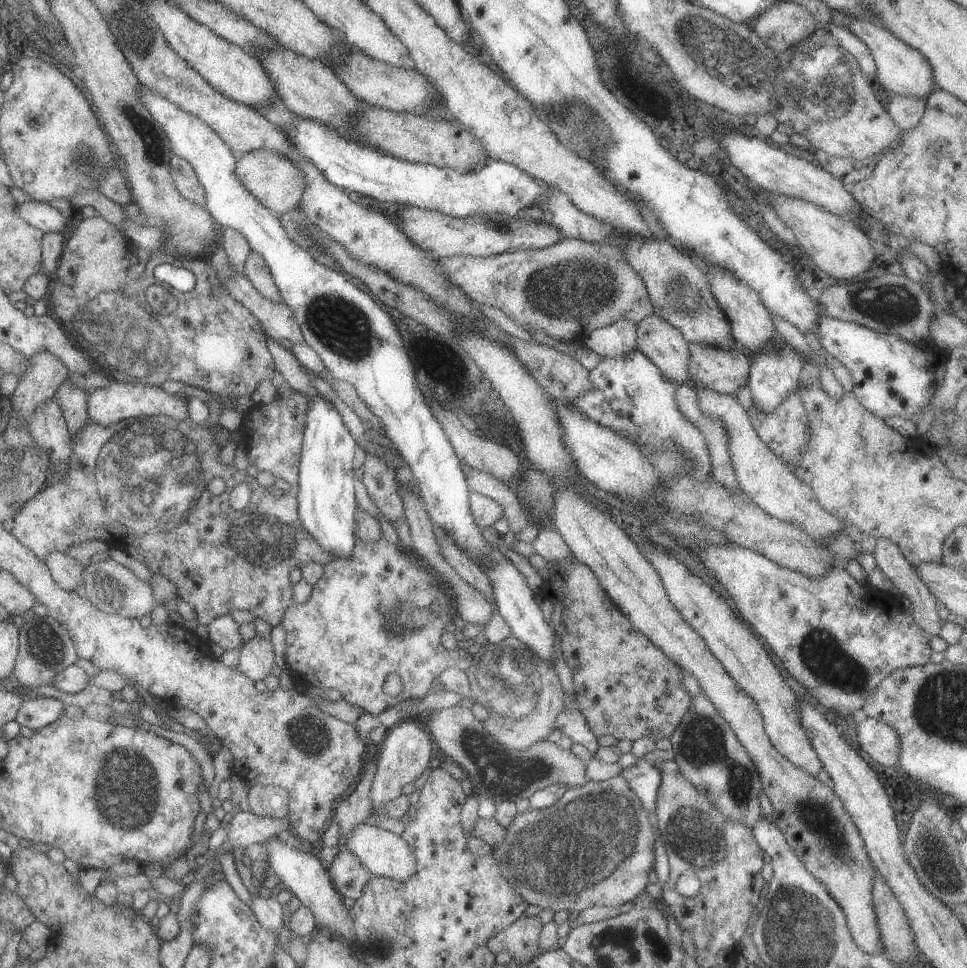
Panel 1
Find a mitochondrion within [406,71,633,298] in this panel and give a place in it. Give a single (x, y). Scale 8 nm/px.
(587, 131)

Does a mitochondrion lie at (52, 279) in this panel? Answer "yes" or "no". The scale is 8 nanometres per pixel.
no

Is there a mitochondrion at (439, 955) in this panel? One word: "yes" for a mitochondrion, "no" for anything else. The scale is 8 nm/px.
no

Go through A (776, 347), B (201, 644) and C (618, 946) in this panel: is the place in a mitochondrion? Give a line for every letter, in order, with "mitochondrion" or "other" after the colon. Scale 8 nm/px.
A: other
B: other
C: mitochondrion

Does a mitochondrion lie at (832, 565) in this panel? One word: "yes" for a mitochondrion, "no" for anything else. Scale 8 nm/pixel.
no

